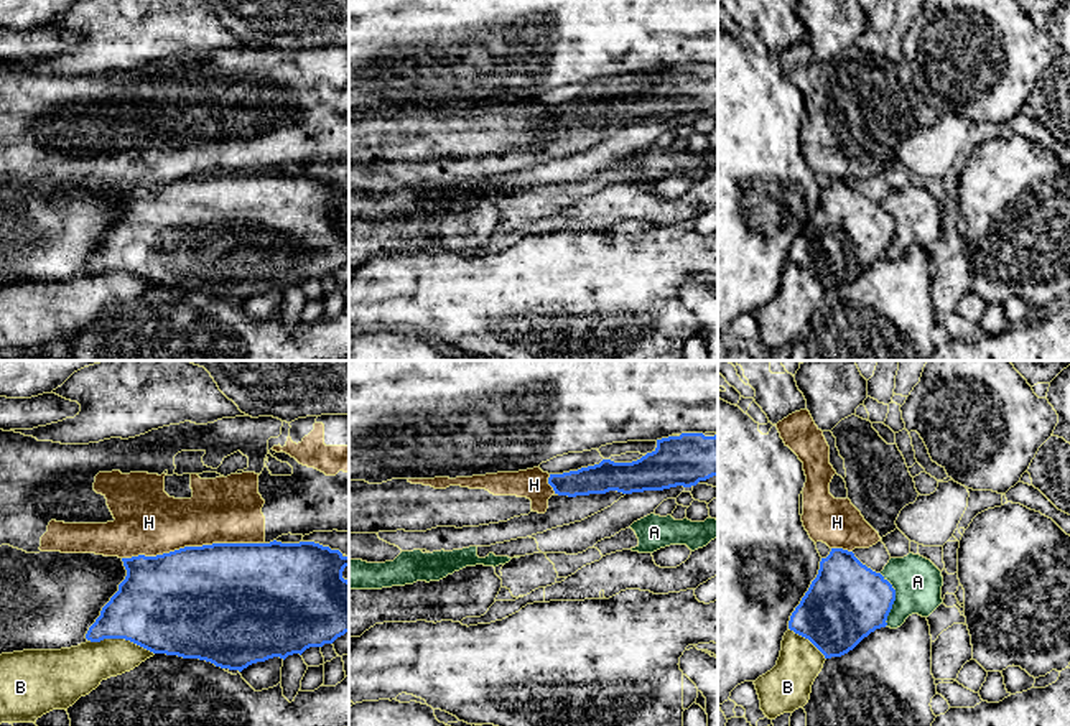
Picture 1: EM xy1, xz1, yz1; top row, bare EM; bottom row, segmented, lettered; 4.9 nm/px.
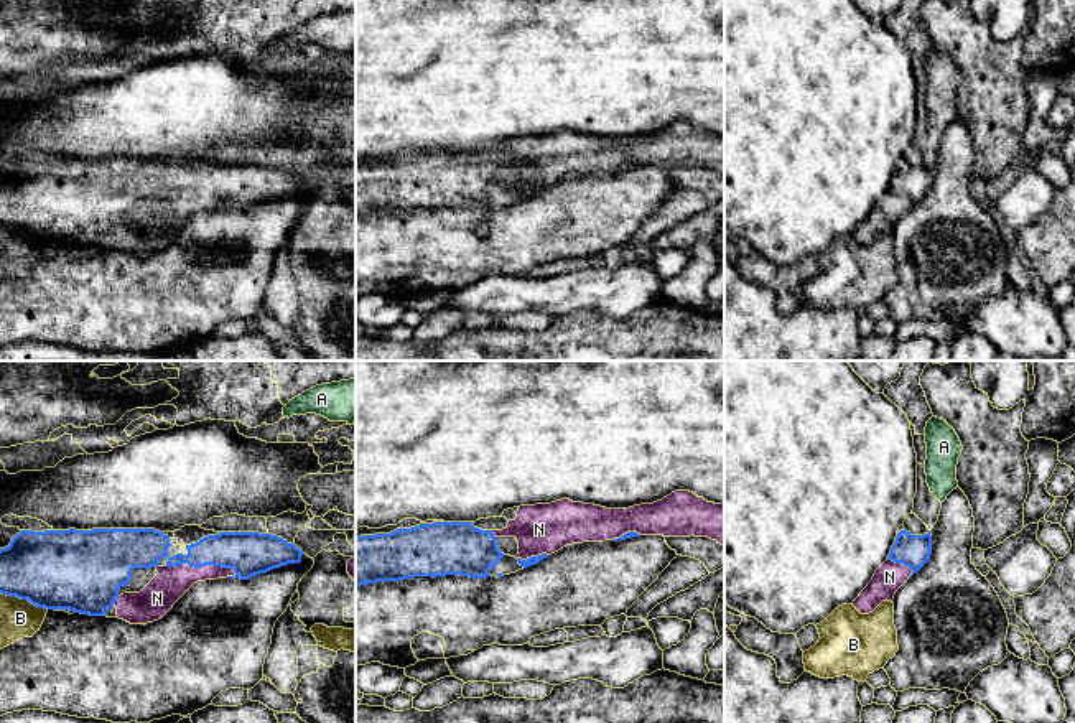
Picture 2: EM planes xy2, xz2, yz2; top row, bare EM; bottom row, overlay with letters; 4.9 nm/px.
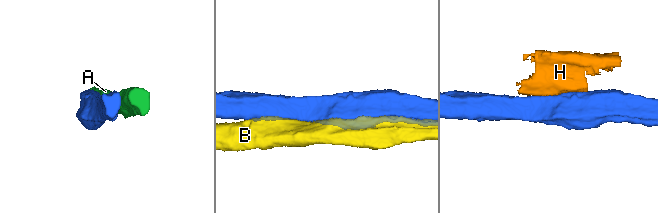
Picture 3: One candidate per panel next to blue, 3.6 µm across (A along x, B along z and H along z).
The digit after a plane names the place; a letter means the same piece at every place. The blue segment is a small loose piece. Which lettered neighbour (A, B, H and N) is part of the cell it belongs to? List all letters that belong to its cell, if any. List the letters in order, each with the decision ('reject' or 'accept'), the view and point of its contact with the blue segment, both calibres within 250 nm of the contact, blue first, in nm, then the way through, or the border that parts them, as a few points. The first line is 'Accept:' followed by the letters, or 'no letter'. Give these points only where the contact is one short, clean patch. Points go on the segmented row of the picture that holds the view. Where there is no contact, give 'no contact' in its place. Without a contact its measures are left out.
Accept: N
A: reject | yz1 (894, 600) | 380/240 nm
B: reject | xy1 (122, 637) | 440/220 nm
H: reject | xy1 (193, 547) | 500/320 nm
N: accept | xy2 (201, 565) | 220/160 nm

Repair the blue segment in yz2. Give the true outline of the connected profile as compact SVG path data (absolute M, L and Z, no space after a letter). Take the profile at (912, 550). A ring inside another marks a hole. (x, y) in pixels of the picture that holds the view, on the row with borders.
M905 529L896 537L887 560L876 570L873 580L853 601L861 614L873 613L882 601L892 601L896 591L917 573L932 555L932 535L912 535Z

